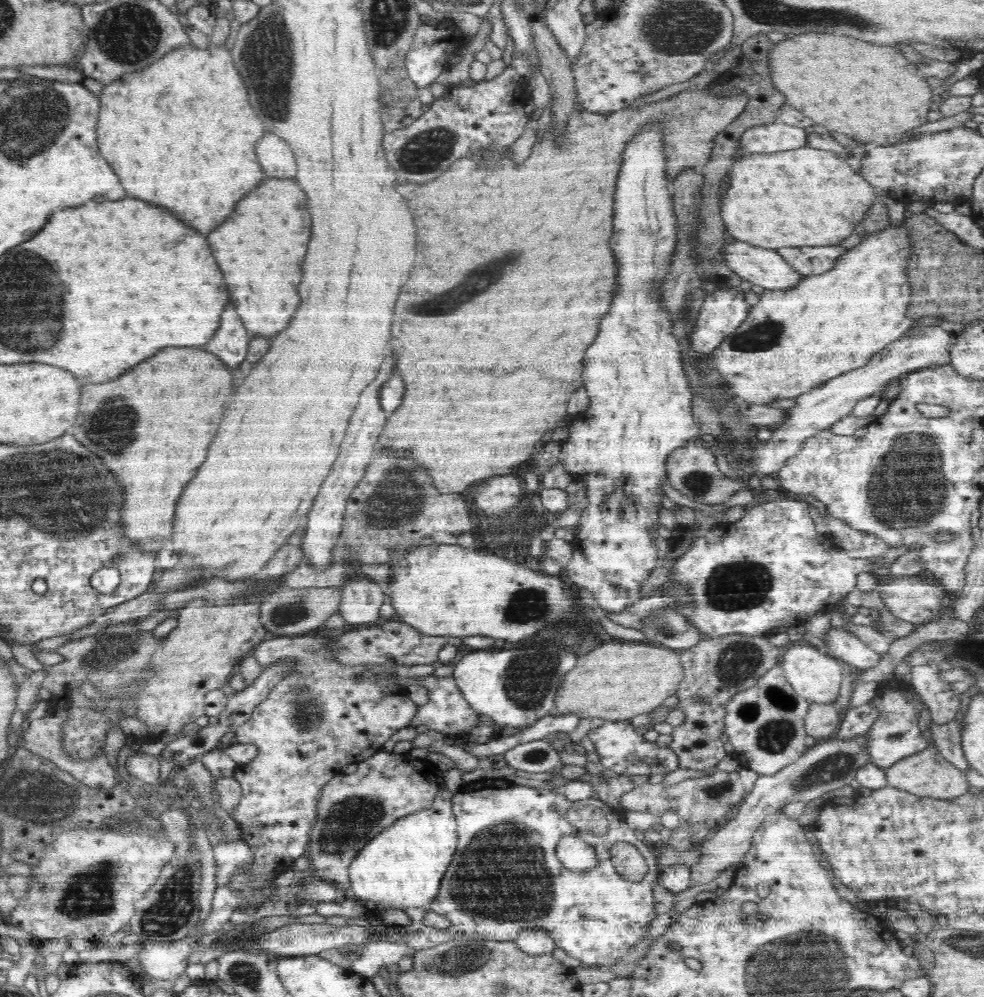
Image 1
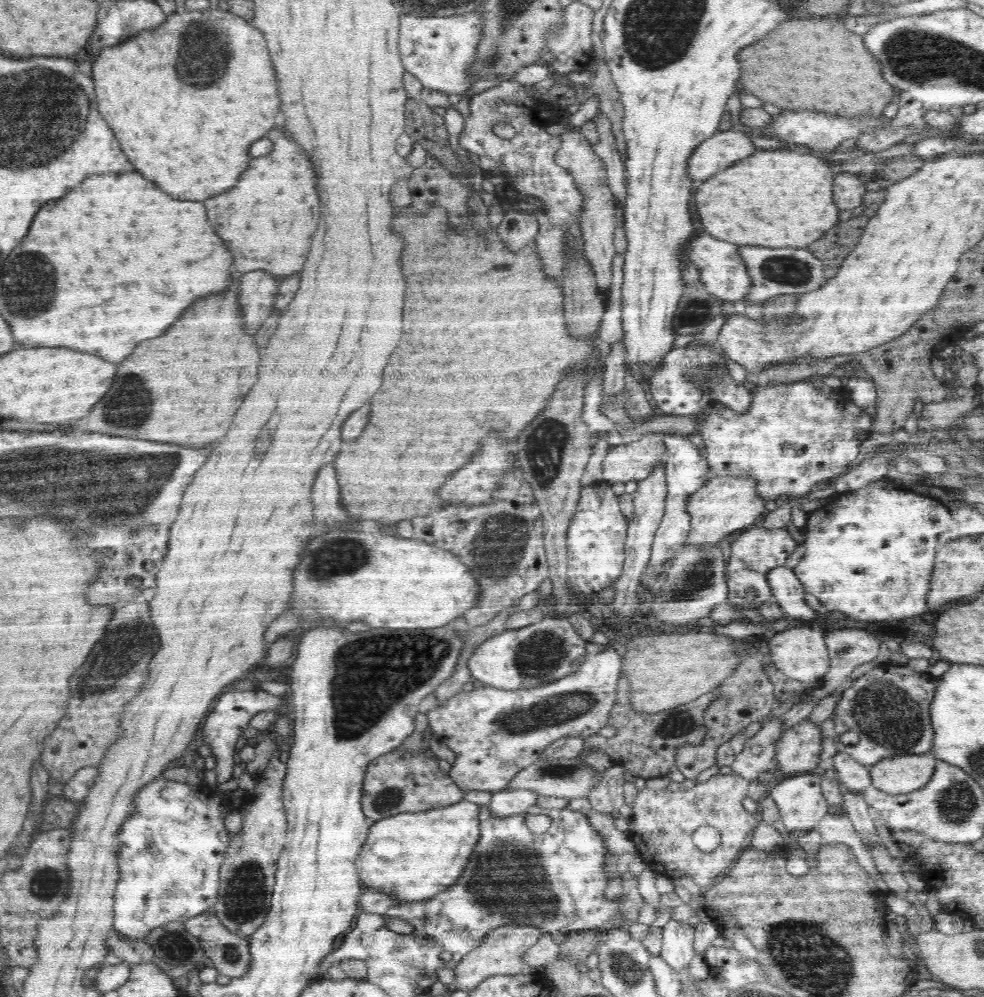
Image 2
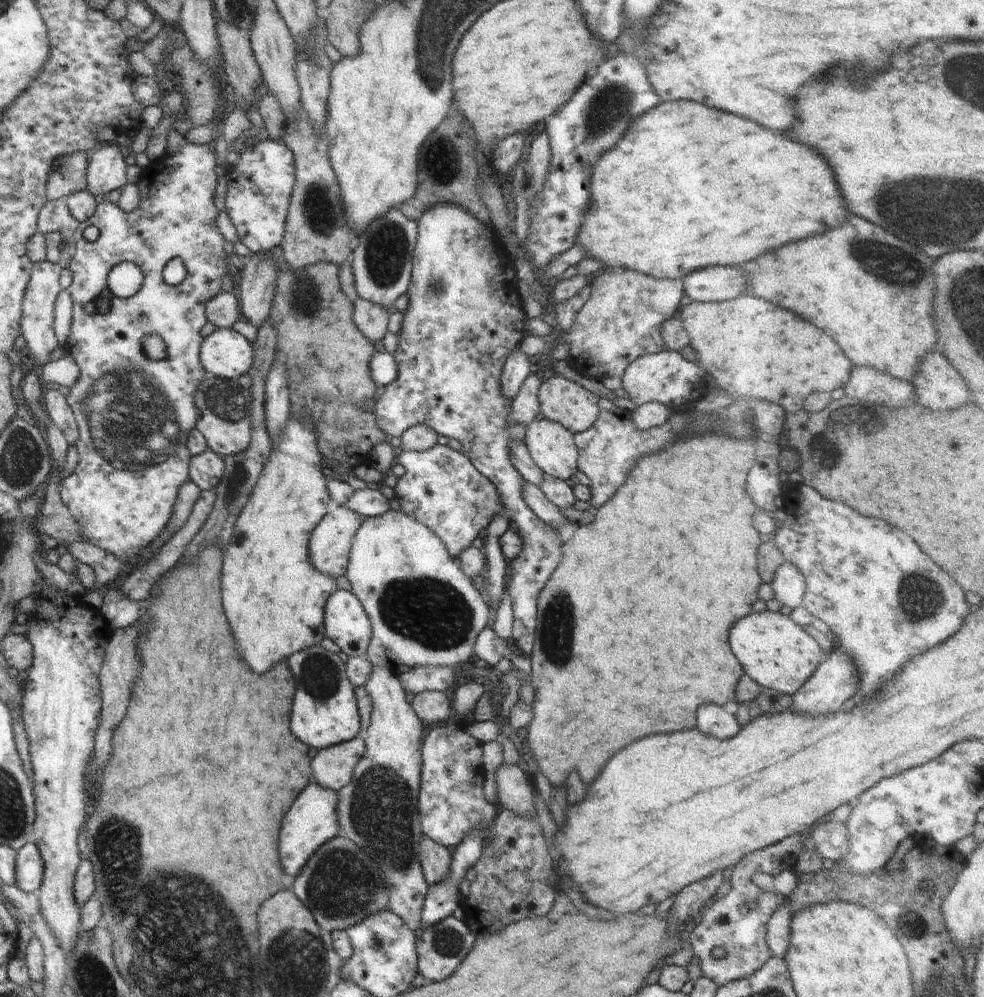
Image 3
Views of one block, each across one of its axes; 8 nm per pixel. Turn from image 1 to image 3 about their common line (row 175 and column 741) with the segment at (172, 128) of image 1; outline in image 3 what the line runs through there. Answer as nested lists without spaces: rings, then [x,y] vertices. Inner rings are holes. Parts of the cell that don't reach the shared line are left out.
[[[688,100],[661,101],[654,108],[650,108],[646,114],[642,114],[638,118],[638,122],[634,122],[632,126],[616,142],[616,146],[610,148],[608,152],[604,152],[596,160],[596,164],[592,166],[590,208],[584,216],[582,230],[580,230],[580,234],[574,242],[574,244],[582,246],[582,252],[586,257],[600,260],[604,268],[624,266],[628,270],[636,270],[644,276],[652,276],[652,278],[658,278],[658,280],[662,280],[662,278],[682,278],[682,276],[688,276],[690,272],[694,272],[698,268],[712,266],[712,264],[738,266],[742,262],[758,258],[758,254],[764,254],[768,250],[778,250],[780,246],[784,246],[788,242],[798,242],[798,240],[806,240],[806,238],[824,234],[826,230],[840,226],[848,218],[849,212],[846,210],[844,198],[840,194],[836,178],[834,178],[830,166],[826,164],[826,160],[816,150],[808,148],[806,144],[794,142],[786,134],[772,132],[772,130],[768,130],[768,128],[764,128],[764,126],[752,122],[752,120],[734,116],[730,112],[724,112],[724,110],[708,108],[708,106],[698,104],[698,102],[688,102]]]

